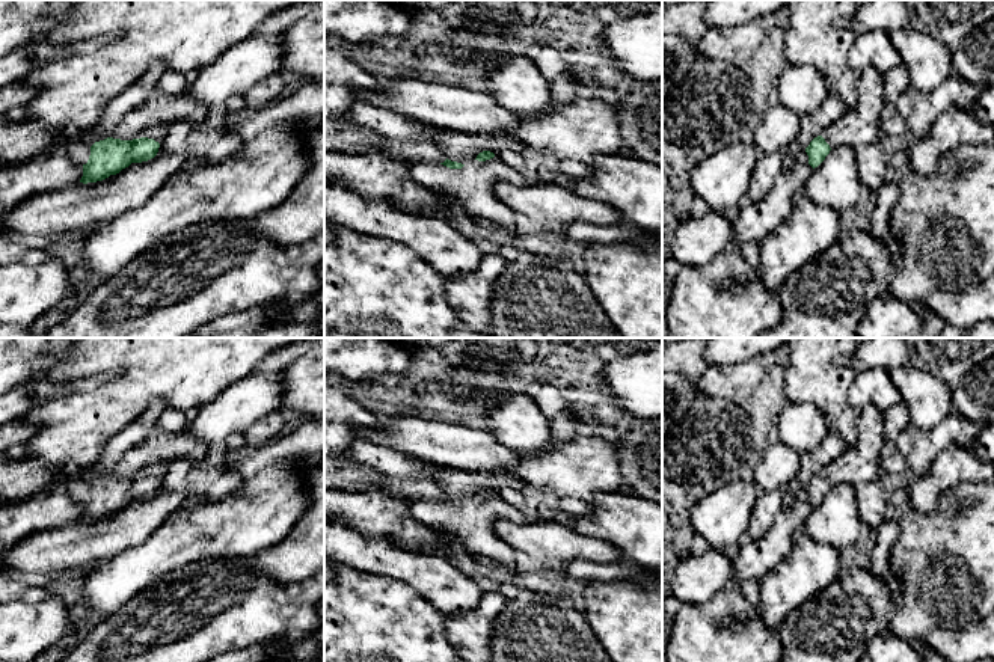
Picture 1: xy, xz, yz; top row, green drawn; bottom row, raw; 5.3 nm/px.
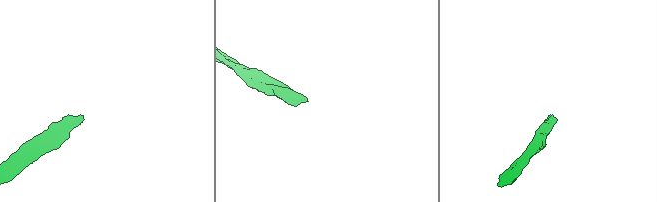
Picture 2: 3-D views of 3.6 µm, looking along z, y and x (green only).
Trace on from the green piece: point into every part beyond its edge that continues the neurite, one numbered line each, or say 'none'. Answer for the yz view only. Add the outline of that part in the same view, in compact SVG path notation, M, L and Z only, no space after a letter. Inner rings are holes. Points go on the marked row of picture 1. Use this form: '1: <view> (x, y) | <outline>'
1: yz (860, 125) | M866 68L858 78L858 104L822 131L830 148L860 146L881 140L879 116L884 106L884 75Z

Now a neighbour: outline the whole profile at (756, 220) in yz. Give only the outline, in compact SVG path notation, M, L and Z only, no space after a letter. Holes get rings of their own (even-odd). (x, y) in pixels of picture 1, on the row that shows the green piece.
M802 149L796 161L780 172L774 187L760 202L745 202L741 207L739 217L733 222L732 247L760 243L768 237L790 214L793 198L804 190L811 172L808 155Z

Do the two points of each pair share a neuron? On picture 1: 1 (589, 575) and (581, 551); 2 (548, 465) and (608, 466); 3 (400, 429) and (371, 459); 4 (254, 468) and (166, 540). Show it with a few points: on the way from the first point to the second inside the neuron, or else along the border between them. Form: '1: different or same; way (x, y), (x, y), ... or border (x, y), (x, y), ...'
1: different; border (620, 561), (569, 561), (558, 567)
2: same; way (563, 466), (593, 466)
3: different; border (359, 436), (418, 459)
4: different; border (273, 466), (257, 472), (242, 483)

